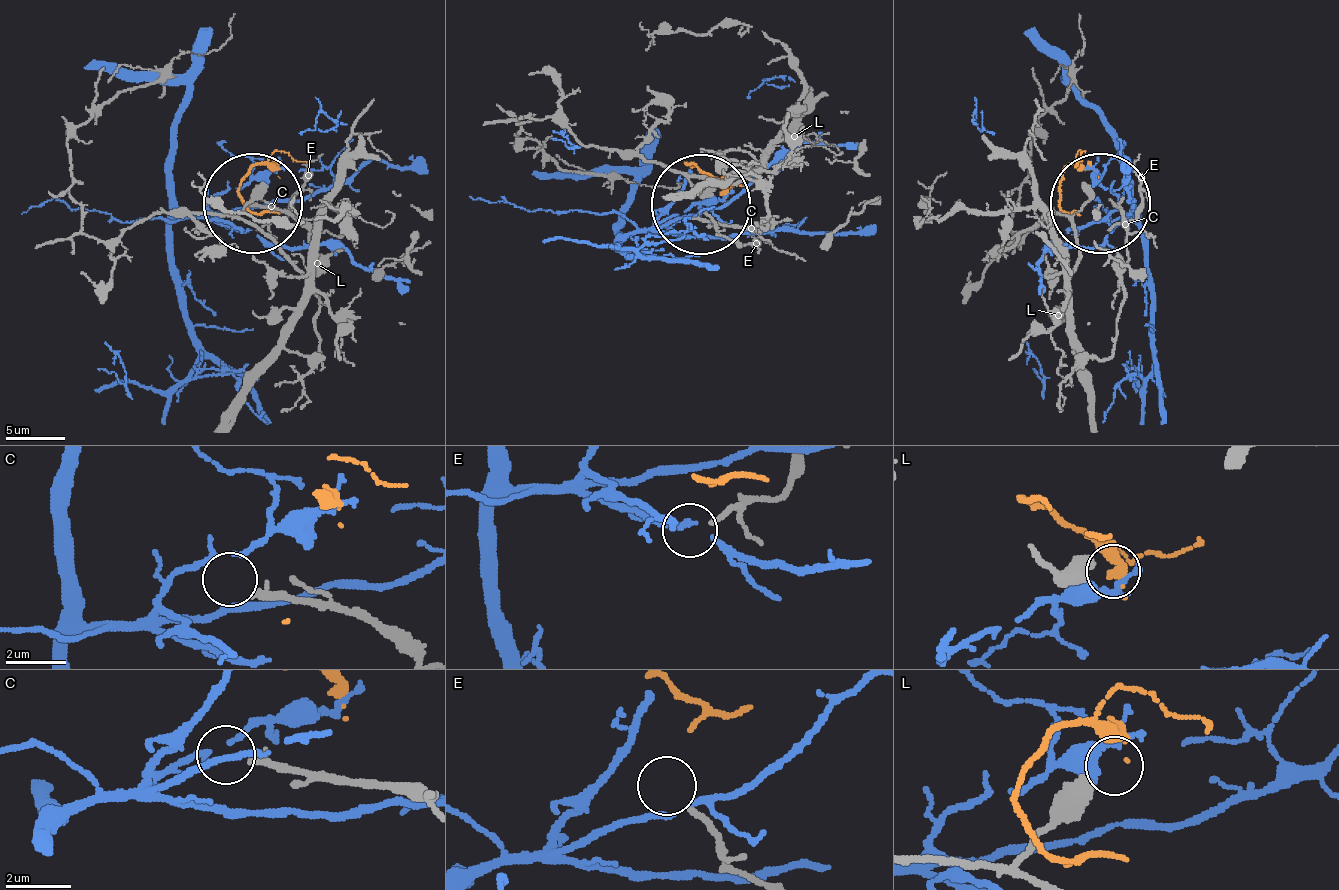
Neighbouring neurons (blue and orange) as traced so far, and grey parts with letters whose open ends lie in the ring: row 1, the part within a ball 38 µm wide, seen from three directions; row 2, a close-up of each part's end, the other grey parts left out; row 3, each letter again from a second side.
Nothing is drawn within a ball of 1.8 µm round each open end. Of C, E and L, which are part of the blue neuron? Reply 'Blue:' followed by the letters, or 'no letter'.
Blue: no letter

